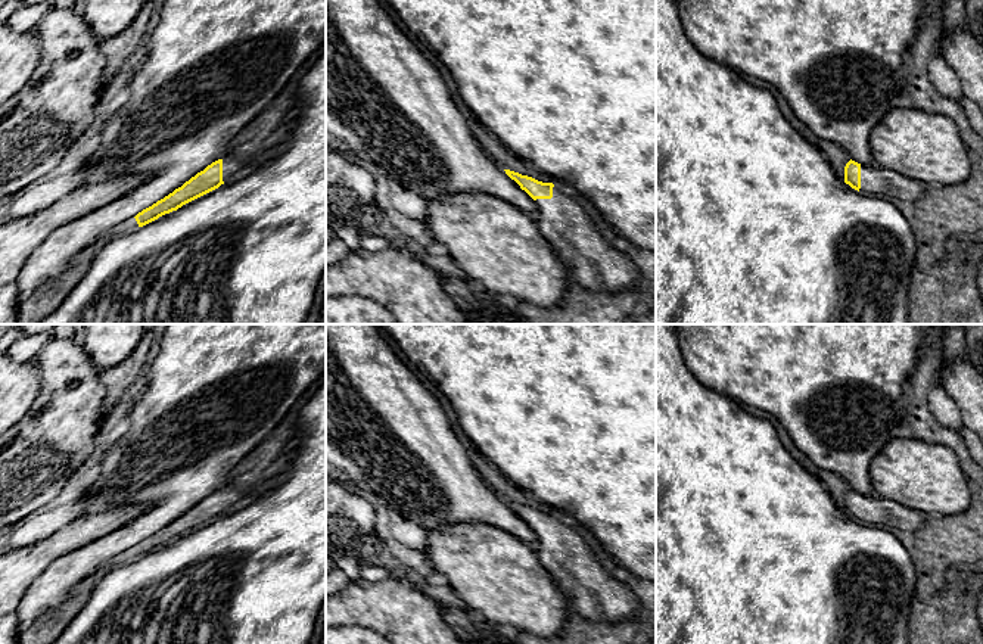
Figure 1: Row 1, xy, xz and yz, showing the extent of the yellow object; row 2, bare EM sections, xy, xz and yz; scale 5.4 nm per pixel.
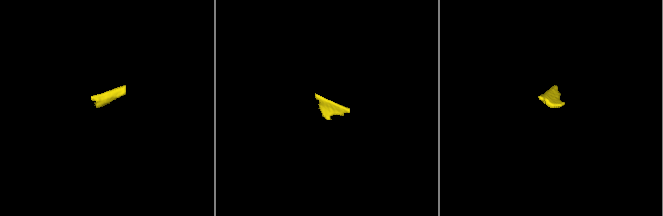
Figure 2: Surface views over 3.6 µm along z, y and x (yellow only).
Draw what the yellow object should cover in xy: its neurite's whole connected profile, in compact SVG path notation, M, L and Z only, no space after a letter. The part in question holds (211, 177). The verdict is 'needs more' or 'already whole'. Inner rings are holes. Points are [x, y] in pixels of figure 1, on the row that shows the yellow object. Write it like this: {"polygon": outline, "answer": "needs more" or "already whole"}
{"polygon": "M225 155L223 159L218 159L208 165L203 171L197 172L195 177L192 177L181 187L175 189L164 199L143 209L136 217L116 224L103 237L113 239L118 236L130 234L139 227L143 227L165 214L177 211L183 205L218 189L221 184L228 183L245 171L245 162L233 158L231 155Z", "answer": "needs more"}

